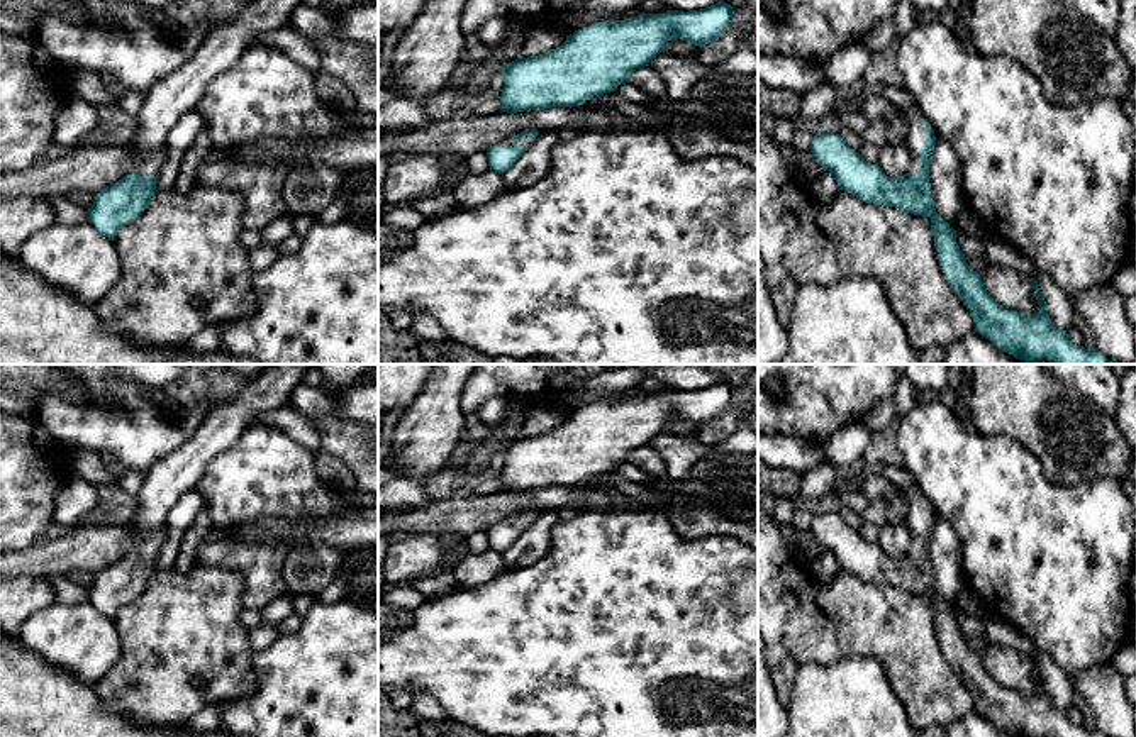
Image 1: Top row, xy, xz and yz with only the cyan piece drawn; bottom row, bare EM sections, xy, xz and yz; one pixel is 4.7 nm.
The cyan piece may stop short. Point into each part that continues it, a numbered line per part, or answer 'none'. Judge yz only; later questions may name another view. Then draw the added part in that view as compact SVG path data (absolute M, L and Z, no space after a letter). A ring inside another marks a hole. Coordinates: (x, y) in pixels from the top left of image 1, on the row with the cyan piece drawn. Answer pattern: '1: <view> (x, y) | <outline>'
1: yz (916, 138) | M912 107L902 114L909 122L909 132L904 141L912 159L909 166L909 173L919 175L919 149L926 144L926 134L924 134L926 117L922 115L919 107Z

